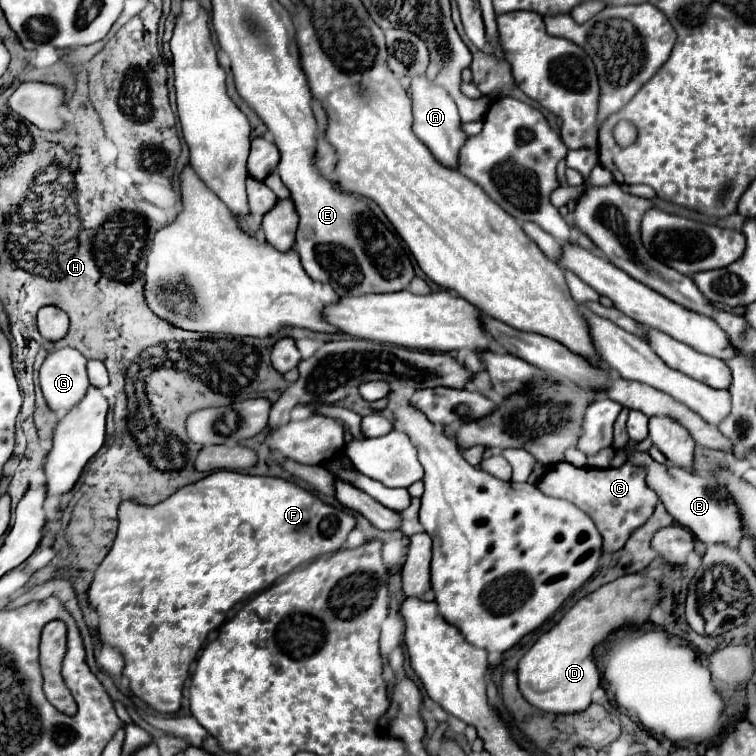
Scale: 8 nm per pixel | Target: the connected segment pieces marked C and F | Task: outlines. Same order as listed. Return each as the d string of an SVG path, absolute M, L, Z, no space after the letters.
M562 462L546 470L542 480L538 482L538 488L542 488L546 496L568 500L584 510L594 520L596 528L604 538L604 552L620 550L628 536L652 516L658 504L656 492L646 484L646 470L632 462L608 470L576 468L568 462Z
M218 470L212 472L210 476L188 484L184 488L180 488L176 494L172 494L170 498L166 498L164 502L156 504L156 506L142 506L136 504L132 500L126 500L120 504L118 508L118 534L114 540L112 550L108 552L108 556L102 560L102 564L98 566L92 586L88 590L90 596L90 606L94 606L100 614L100 624L98 624L98 634L102 638L102 642L110 644L112 648L120 650L124 656L124 676L128 676L130 680L130 690L134 692L134 696L138 696L140 700L144 700L146 704L150 704L154 710L164 712L164 714L174 714L180 708L180 700L182 700L182 686L188 678L188 668L194 662L198 650L202 648L208 632L216 630L224 618L226 612L240 600L250 598L252 594L268 588L276 578L286 576L288 572L292 572L296 566L312 562L314 558L322 556L322 554L330 554L336 552L344 546L350 530L356 526L356 518L336 506L324 504L318 496L314 496L312 492L284 480L284 478L272 478L272 476L250 476L250 474L240 474L240 472L228 472L228 470Z

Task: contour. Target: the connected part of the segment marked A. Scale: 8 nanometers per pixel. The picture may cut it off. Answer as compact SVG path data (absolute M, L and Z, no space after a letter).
M426 74L414 76L410 90L414 100L414 134L430 148L434 156L438 156L438 160L442 160L444 166L456 168L458 150L468 136L460 130L460 116L458 116L454 100L450 100L448 92L442 86L430 82Z

